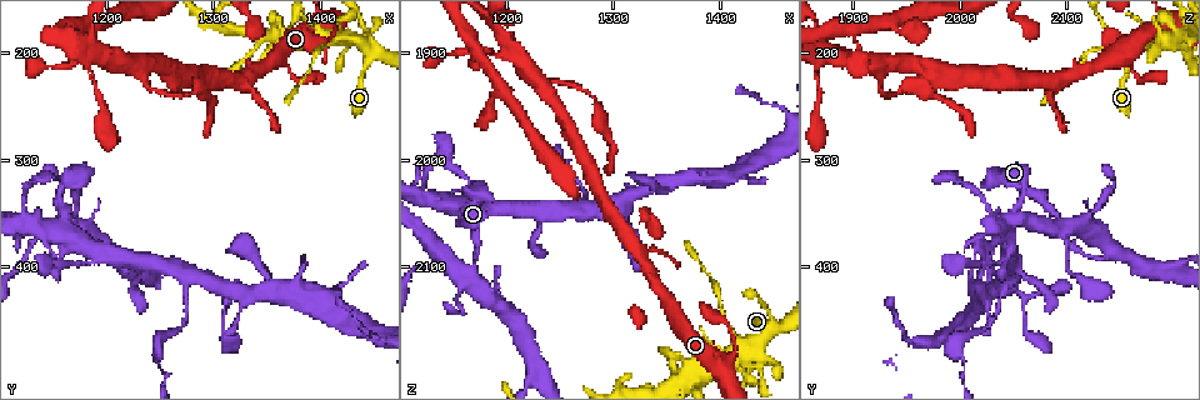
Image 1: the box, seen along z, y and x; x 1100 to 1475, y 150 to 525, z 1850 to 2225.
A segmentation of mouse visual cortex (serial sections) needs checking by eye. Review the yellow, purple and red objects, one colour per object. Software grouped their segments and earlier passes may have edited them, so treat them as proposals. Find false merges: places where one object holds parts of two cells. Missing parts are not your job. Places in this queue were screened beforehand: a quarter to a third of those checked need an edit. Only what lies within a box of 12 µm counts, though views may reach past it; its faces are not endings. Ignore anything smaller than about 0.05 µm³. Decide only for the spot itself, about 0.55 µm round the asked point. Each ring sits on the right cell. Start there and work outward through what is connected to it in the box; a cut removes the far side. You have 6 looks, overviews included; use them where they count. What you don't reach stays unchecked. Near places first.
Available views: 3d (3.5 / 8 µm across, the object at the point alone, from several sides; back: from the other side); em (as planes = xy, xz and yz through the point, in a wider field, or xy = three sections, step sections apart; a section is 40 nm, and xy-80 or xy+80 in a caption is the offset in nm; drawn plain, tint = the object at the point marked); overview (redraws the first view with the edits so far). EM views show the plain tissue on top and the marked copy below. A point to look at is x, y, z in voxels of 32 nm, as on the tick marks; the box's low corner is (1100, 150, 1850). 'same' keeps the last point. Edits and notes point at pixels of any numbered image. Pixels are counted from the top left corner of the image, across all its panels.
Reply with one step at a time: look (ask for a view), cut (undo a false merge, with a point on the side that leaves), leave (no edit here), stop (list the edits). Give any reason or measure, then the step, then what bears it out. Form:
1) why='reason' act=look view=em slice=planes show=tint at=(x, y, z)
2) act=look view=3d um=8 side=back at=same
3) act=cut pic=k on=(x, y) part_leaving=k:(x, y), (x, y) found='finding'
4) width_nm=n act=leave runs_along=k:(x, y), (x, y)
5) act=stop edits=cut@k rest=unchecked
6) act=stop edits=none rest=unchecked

why='side arm on a straight run' act=look view=3d um=3.5 side=back at=(1274, 412, 2044)

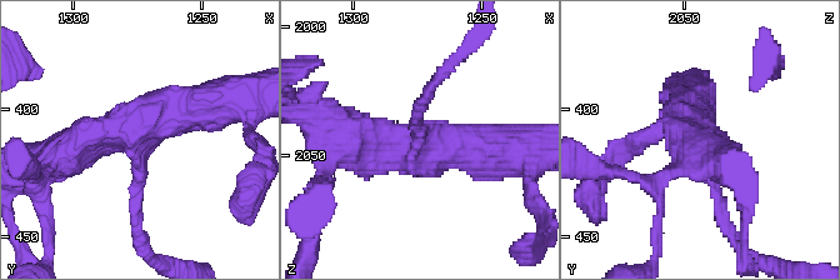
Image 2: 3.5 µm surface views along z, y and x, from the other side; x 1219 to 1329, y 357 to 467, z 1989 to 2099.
arms=3 arm_widths_nm=150,500,500 why='need the tissue' act=look view=em slice=xy step=1 show=tint at=(1274, 412, 2043)

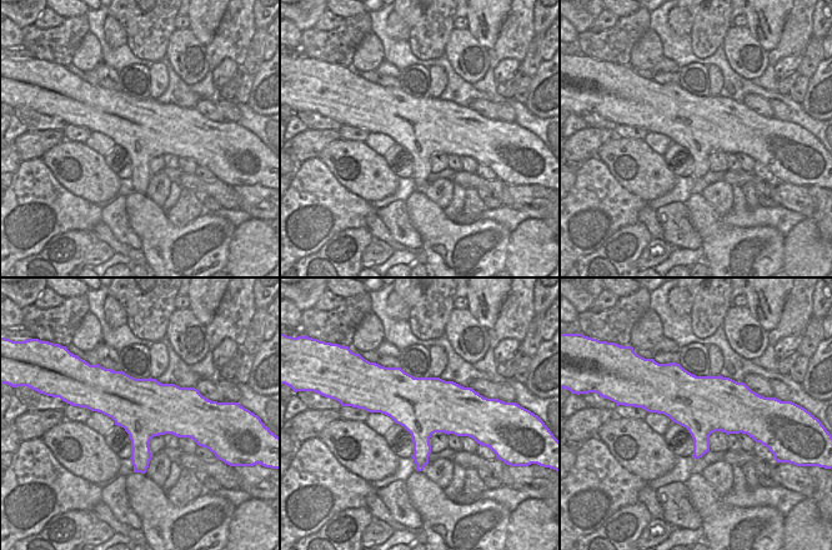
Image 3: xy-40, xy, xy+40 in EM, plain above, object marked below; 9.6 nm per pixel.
why='another direction' act=look view=em slice=xy step=3 show=tint at=same

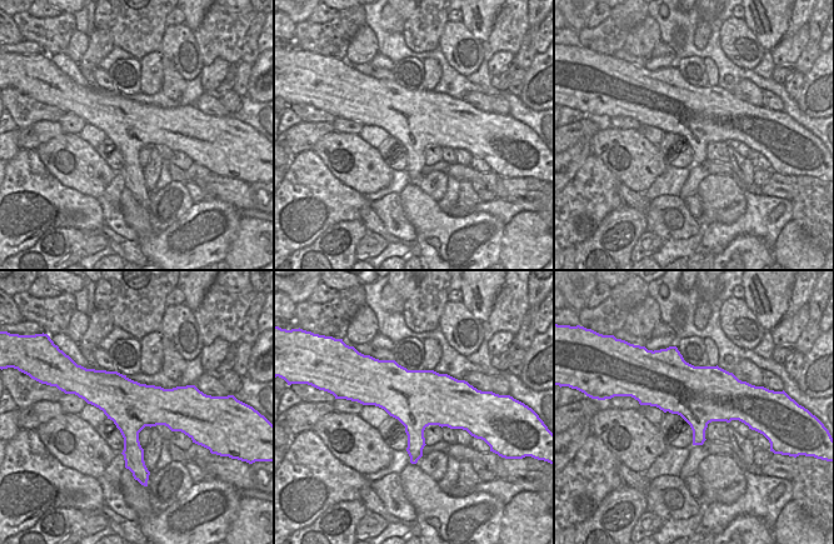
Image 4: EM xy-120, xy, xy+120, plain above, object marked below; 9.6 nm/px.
act=leave found='one cell here'

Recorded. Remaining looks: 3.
why='small branch off a trunk' act=look view=3d um=3.5 at=(1352, 424, 2020)

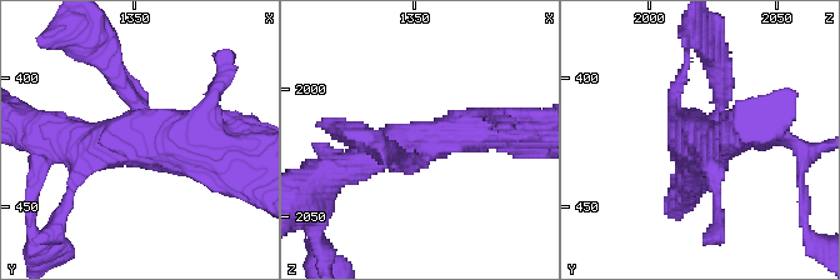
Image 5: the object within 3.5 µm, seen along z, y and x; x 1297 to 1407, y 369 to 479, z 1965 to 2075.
arms=3 arm_widths_nm=200,400,500 act=look view=em slice=xy step=3 show=tint at=(1353, 424, 2023)

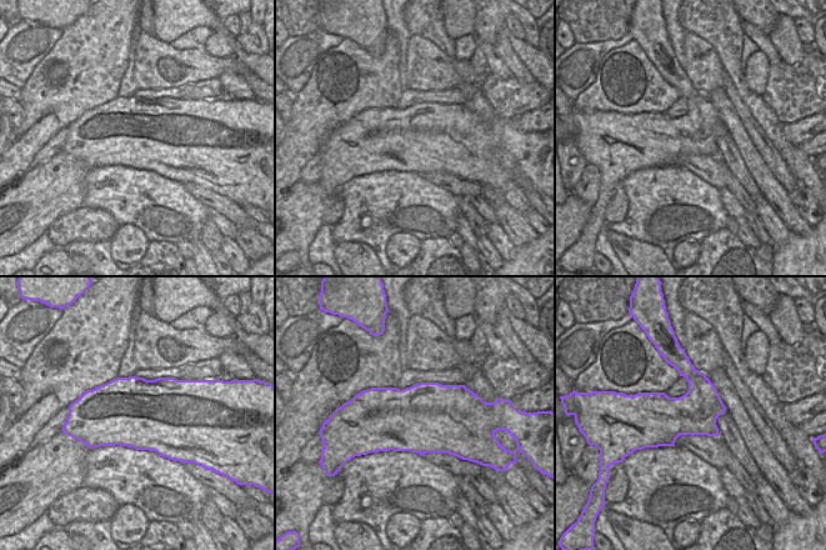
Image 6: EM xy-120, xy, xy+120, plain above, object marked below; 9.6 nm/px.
act=leave runs_along=5:(345, 170), (395, 144), (503, 131) found='continuous, no second cell'

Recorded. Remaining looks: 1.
act=stop edits=none rest=unchecked

